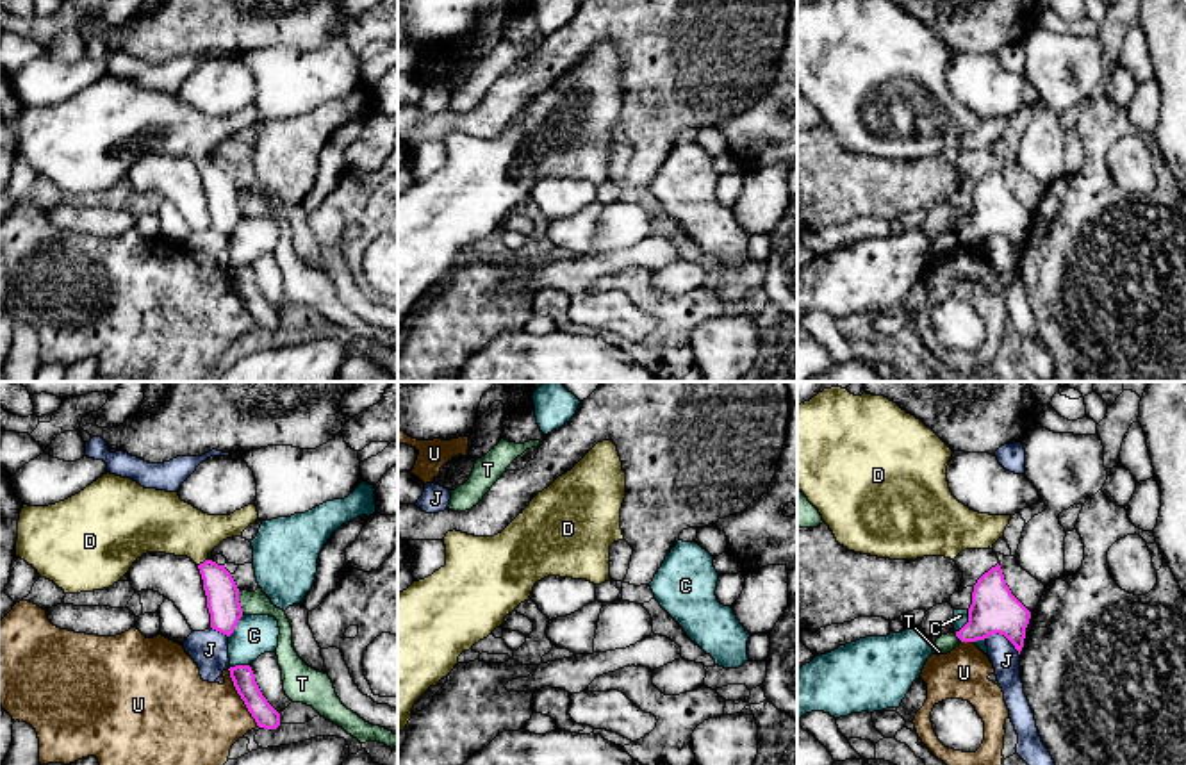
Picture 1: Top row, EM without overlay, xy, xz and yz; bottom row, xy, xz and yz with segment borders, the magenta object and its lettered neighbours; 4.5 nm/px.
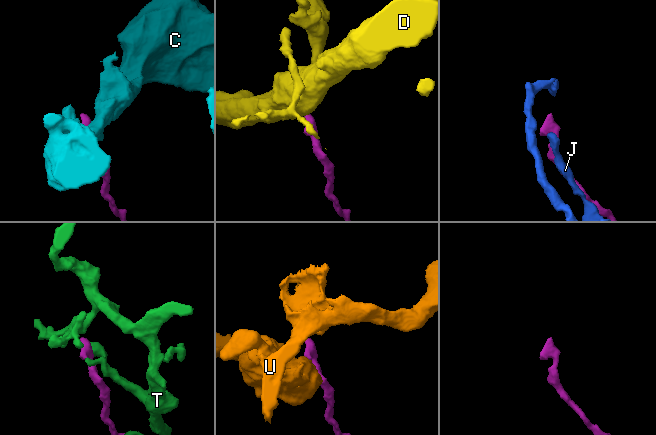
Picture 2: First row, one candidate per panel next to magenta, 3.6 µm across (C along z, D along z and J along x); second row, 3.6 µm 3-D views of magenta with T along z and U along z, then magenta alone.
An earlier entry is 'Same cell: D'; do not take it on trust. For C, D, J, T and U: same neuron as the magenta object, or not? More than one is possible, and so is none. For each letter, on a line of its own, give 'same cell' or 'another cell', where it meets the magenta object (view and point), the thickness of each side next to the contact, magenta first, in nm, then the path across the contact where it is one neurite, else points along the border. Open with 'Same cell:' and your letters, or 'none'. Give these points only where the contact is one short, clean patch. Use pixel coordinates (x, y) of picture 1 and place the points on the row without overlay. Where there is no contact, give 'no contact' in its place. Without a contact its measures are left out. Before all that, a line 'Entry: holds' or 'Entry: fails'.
Entry: holds
Same cell: D
C: another cell; contact yz (967, 223); calibres 220 and 60 nm; border yz (969, 211), (969, 220), (955, 232)
D: same cell; contact xy (204, 163); calibres 150 and 260 nm; way xy (222, 193), (204, 163), (164, 123)
J: another cell; contact yz (1004, 236); calibres 220 and 130 nm
T: another cell; contact xy (239, 204); calibres 150 and 110 nm
U: another cell; contact xy (241, 298); calibres 100 and 400 nm

